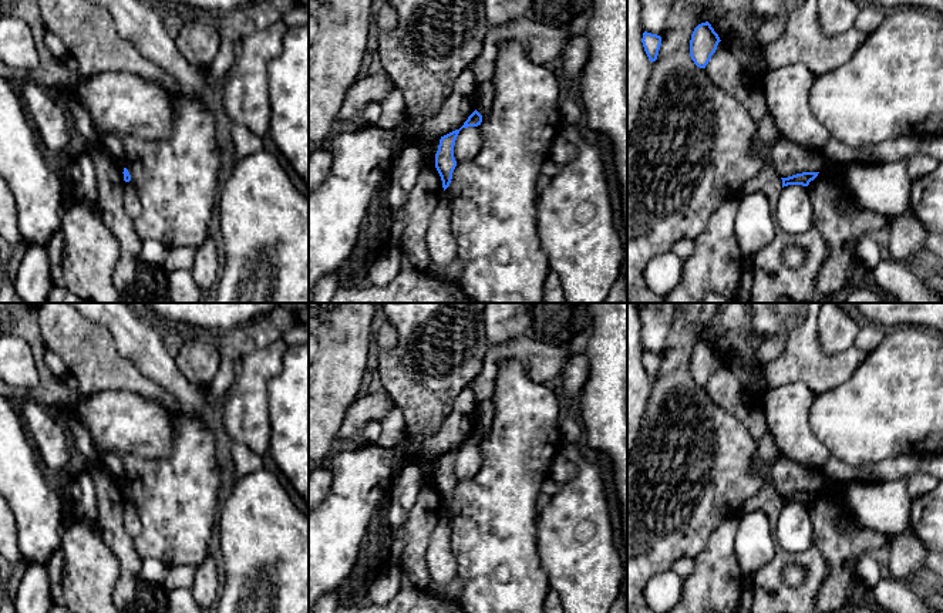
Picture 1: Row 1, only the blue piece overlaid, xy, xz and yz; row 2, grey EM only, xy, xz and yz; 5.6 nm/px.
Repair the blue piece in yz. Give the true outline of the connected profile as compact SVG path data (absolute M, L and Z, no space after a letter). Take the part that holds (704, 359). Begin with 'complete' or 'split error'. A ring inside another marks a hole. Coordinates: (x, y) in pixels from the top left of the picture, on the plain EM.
complete; M708 340L698 343L690 358L690 374L694 383L705 387L720 360L718 353Z

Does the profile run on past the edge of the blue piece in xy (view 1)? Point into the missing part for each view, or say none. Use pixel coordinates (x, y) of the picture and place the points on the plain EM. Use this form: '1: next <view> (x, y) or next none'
1: next none

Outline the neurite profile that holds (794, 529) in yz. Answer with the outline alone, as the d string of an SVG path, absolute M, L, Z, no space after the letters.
M802 503L784 505L775 532L784 549L797 556L808 555L814 545L814 525L808 506Z

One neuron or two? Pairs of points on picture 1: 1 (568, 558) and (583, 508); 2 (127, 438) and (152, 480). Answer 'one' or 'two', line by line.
1: one
2: two

